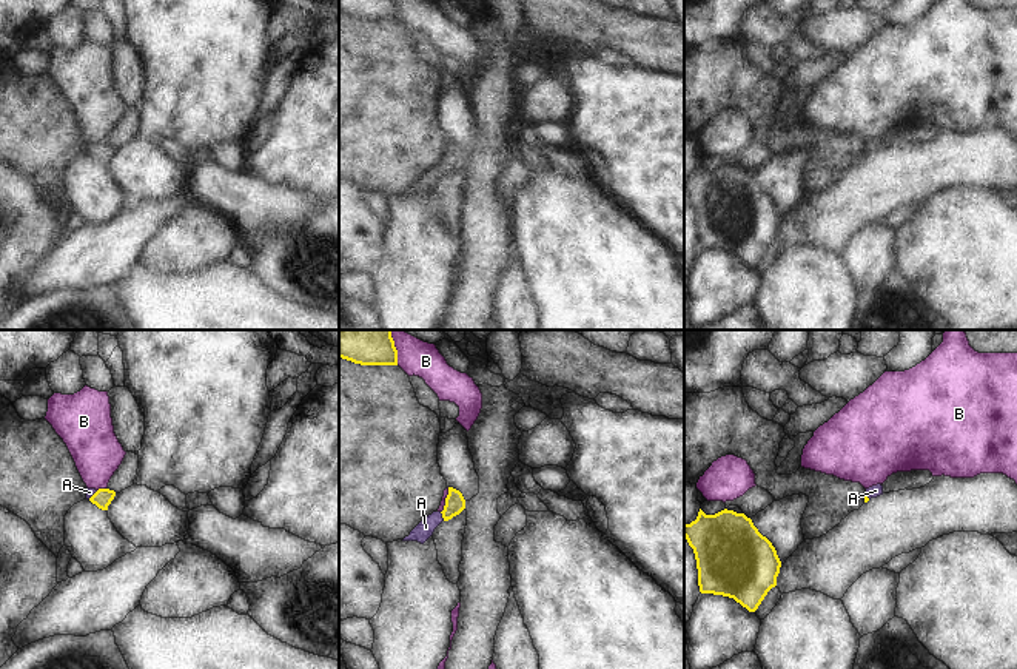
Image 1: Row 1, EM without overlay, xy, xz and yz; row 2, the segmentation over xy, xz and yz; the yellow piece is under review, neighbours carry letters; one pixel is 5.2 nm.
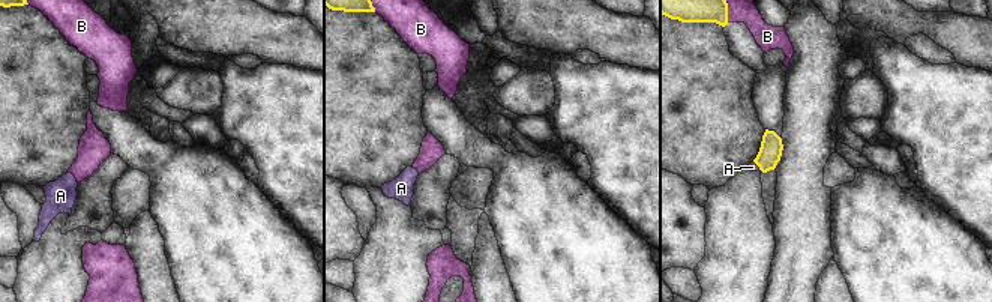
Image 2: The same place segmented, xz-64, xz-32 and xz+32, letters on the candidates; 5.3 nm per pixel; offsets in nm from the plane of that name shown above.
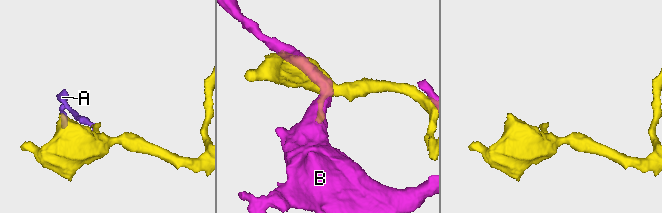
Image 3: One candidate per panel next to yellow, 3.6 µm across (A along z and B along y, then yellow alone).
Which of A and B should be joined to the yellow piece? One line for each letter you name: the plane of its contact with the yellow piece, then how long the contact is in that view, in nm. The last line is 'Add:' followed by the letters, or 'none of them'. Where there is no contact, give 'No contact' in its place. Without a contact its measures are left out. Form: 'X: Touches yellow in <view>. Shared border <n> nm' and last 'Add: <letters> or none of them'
A: Touches yellow in xz. Shared border 50 nm
Add: A.

